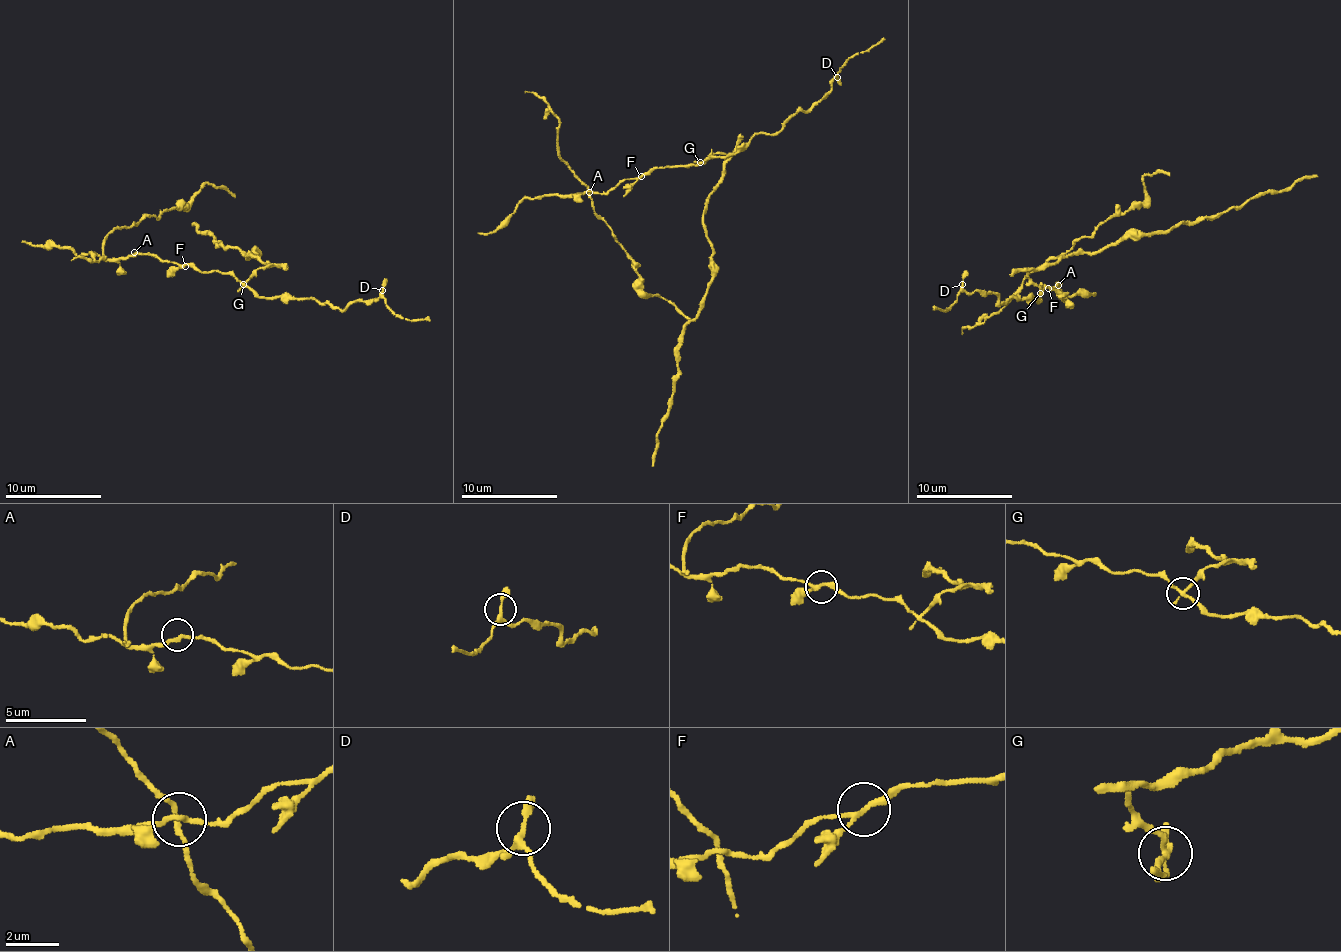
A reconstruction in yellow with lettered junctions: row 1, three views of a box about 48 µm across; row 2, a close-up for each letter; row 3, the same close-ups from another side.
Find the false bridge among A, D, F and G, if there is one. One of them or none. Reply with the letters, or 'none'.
G

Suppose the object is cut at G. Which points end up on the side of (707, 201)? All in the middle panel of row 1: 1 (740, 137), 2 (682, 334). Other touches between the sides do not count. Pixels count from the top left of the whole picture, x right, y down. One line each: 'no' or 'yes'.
1: yes
2: yes

